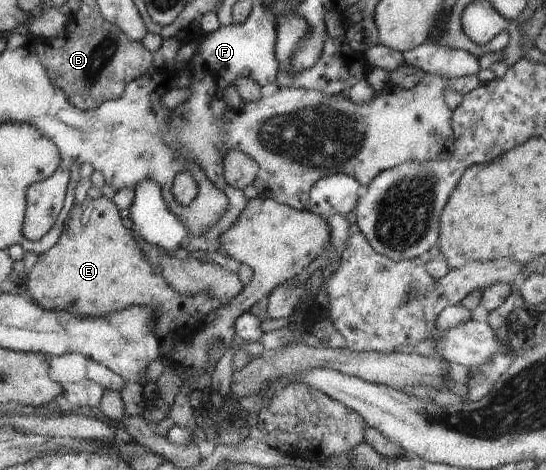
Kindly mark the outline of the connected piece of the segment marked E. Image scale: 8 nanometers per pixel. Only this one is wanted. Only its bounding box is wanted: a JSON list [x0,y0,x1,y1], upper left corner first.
[27,196,217,359]

